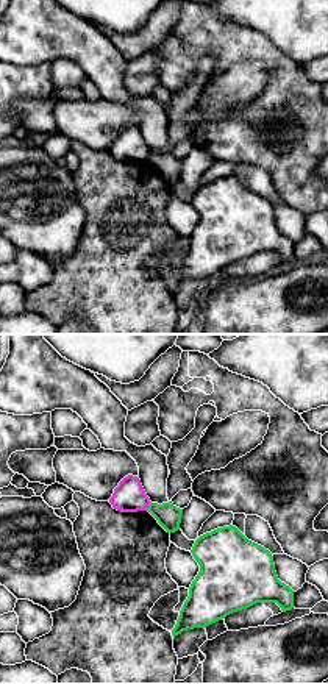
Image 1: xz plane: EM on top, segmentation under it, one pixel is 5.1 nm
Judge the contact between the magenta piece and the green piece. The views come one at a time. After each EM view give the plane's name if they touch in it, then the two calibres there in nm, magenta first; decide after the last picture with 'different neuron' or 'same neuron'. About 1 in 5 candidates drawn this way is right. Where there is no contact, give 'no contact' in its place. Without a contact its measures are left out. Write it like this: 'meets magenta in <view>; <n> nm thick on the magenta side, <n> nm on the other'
meets magenta in xz; 160 nm thick on the magenta side, 120 nm on the other

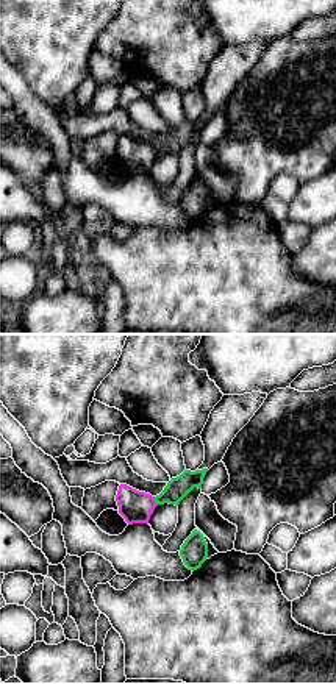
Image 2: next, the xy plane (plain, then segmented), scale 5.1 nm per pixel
meets magenta in xy; 170 nm thick on the magenta side, 110 nm on the other

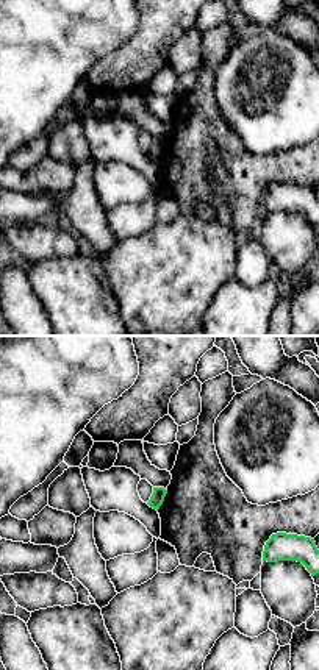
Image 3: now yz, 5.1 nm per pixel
no contact

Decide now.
different neuron

